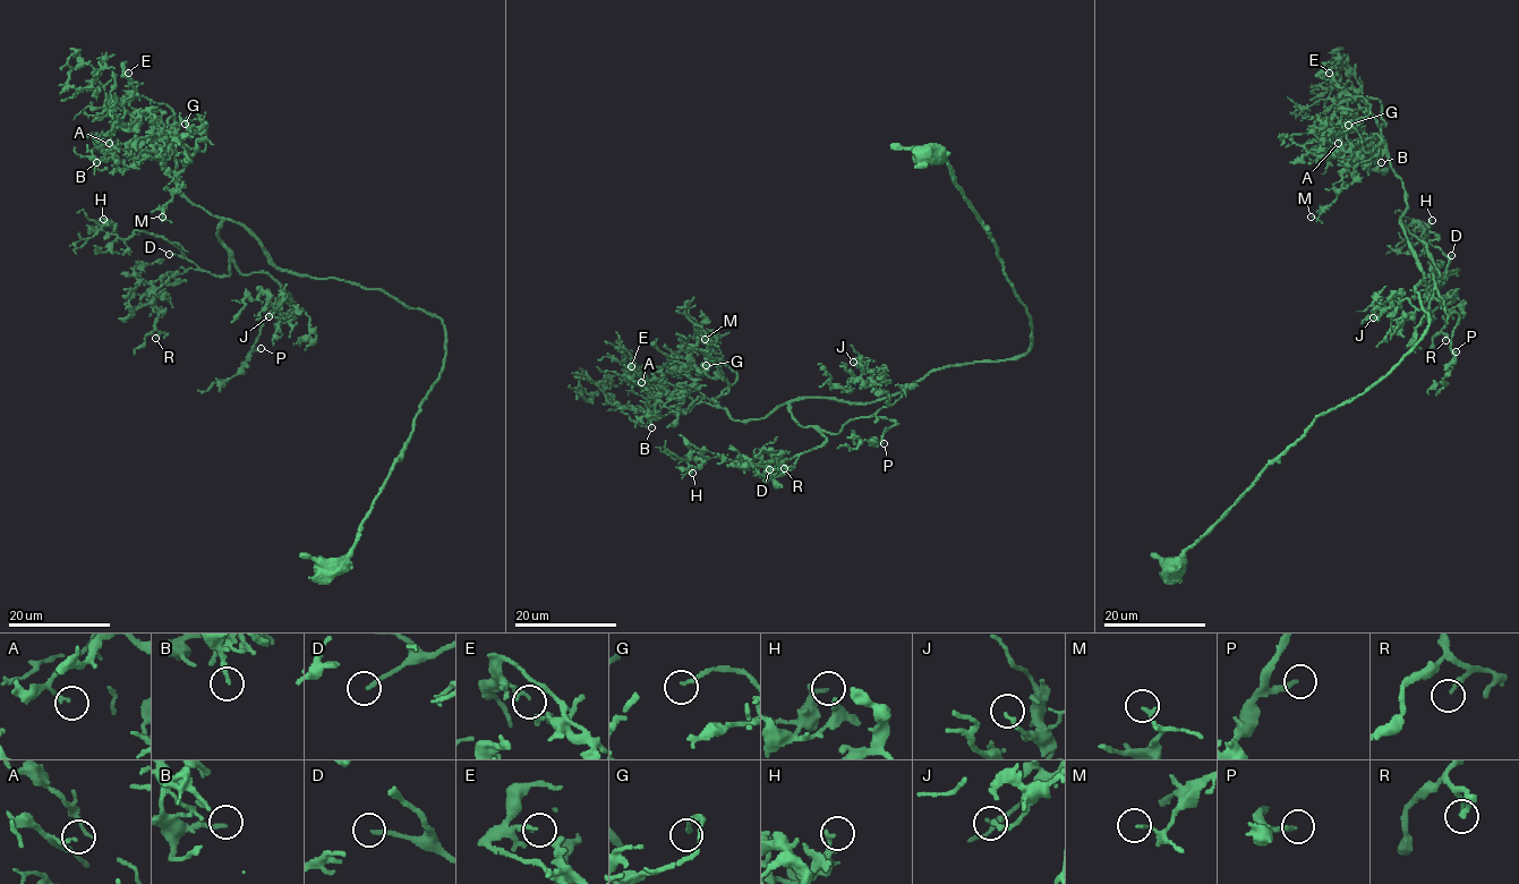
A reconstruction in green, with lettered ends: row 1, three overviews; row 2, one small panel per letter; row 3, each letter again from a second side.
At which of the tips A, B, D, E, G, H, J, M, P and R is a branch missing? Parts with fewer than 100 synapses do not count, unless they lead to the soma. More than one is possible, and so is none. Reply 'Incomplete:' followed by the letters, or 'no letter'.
Incomplete: D, G, P

